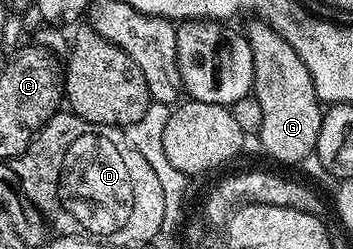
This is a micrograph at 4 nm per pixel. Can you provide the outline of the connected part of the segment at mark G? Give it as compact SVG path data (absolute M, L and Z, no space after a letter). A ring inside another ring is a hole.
M254 19L244 36L252 47L254 60L253 97L260 103L262 122L256 134L266 153L278 161L300 163L313 154L320 135L323 102L318 100L312 75L300 55L265 20Z

